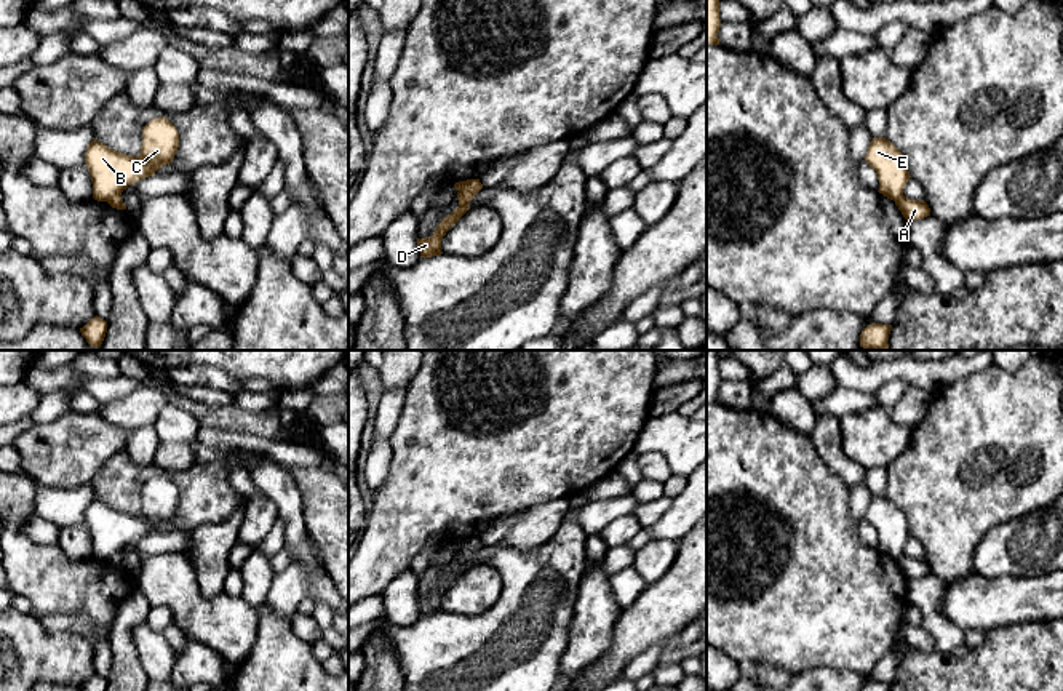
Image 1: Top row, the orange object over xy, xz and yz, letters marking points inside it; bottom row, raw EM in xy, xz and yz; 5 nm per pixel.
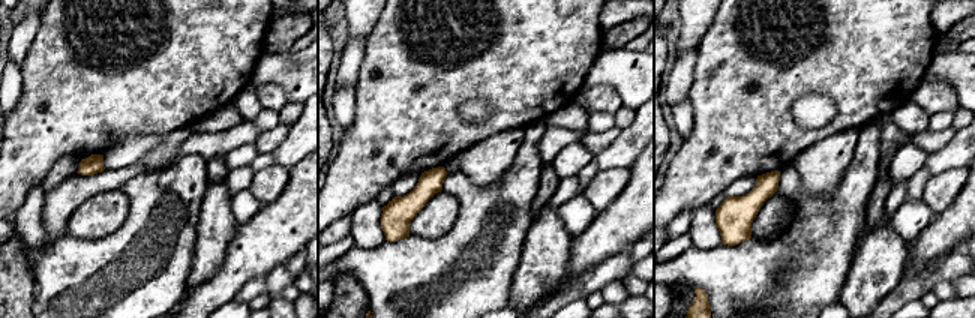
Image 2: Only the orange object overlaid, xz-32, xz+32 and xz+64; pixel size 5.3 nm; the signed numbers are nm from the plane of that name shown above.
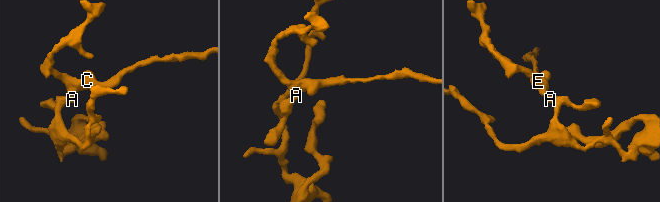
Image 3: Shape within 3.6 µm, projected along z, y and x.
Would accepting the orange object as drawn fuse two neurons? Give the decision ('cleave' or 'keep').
cleave

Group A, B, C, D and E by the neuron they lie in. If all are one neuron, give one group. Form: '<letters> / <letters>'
A D / B C E

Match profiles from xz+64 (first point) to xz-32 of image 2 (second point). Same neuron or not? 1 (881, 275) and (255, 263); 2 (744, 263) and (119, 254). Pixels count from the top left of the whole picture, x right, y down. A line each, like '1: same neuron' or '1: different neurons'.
1: different neurons
2: same neuron

